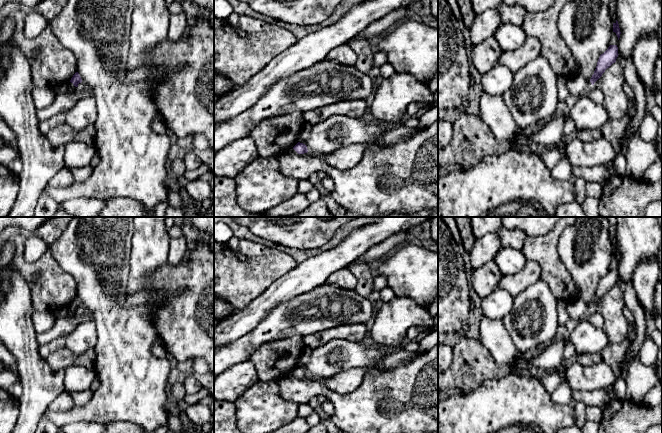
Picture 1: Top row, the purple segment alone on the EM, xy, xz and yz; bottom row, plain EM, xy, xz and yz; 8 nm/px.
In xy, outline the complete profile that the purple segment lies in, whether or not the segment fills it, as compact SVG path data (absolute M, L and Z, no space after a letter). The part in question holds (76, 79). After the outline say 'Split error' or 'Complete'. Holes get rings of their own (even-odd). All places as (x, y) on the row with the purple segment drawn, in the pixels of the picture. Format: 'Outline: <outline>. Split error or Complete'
Outline: M76 72L70 80L69 86L70 90L67 93L71 93L78 87L78 84L82 82L82 79L78 72Z. Split error

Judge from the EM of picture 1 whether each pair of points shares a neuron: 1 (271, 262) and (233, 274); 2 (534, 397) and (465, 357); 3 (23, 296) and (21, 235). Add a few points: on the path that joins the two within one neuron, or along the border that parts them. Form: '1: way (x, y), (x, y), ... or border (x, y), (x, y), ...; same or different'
1: way (262, 269), (257, 274), (242, 274); same
2: border (511, 372), (497, 379), (488, 379), (478, 386); different
3: border (11, 270), (17, 271), (26, 281), (31, 298); different

